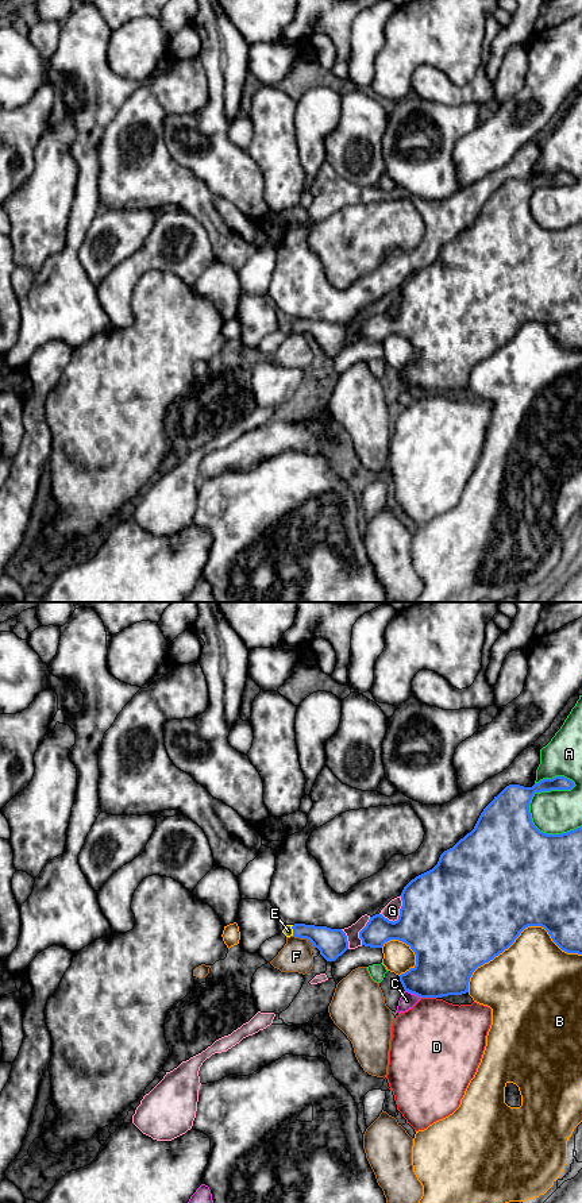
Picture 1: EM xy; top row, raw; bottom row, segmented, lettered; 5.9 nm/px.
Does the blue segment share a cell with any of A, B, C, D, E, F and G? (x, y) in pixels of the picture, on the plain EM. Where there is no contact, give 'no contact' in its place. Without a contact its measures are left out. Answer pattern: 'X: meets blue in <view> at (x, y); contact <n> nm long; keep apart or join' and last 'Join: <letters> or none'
A: meets blue in xy at (535, 186); contact 380 nm long; keep apart
B: meets blue in xy at (519, 330); contact 700 nm long; keep apart
C: meets blue in xy at (413, 388); contact 110 nm long; keep apart
D: meets blue in xy at (428, 392); contact 90 nm long; keep apart
E: meets blue in xy at (293, 326); contact 60 nm long; join
F: meets blue in xy at (304, 332); contact 150 nm long; keep apart
G: meets blue in xy at (400, 307); contact 170 nm long; keep apart
Join: E

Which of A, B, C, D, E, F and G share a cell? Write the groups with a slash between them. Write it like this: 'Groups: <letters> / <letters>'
Groups: A / B / C / D / E / F / G

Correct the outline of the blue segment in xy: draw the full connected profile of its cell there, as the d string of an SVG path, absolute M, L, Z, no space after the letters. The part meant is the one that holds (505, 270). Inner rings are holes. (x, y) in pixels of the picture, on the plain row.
M564 171L543 174L532 182L506 181L483 204L470 228L444 246L432 265L404 282L397 316L389 316L382 309L370 312L359 327L362 340L382 343L385 338L398 335L409 340L416 350L416 360L400 370L405 386L420 393L469 387L473 367L508 344L528 321L544 323L562 346L582 350L582 221L562 230L547 230L533 220L529 208L535 188L571 185L574 181L574 177Z

